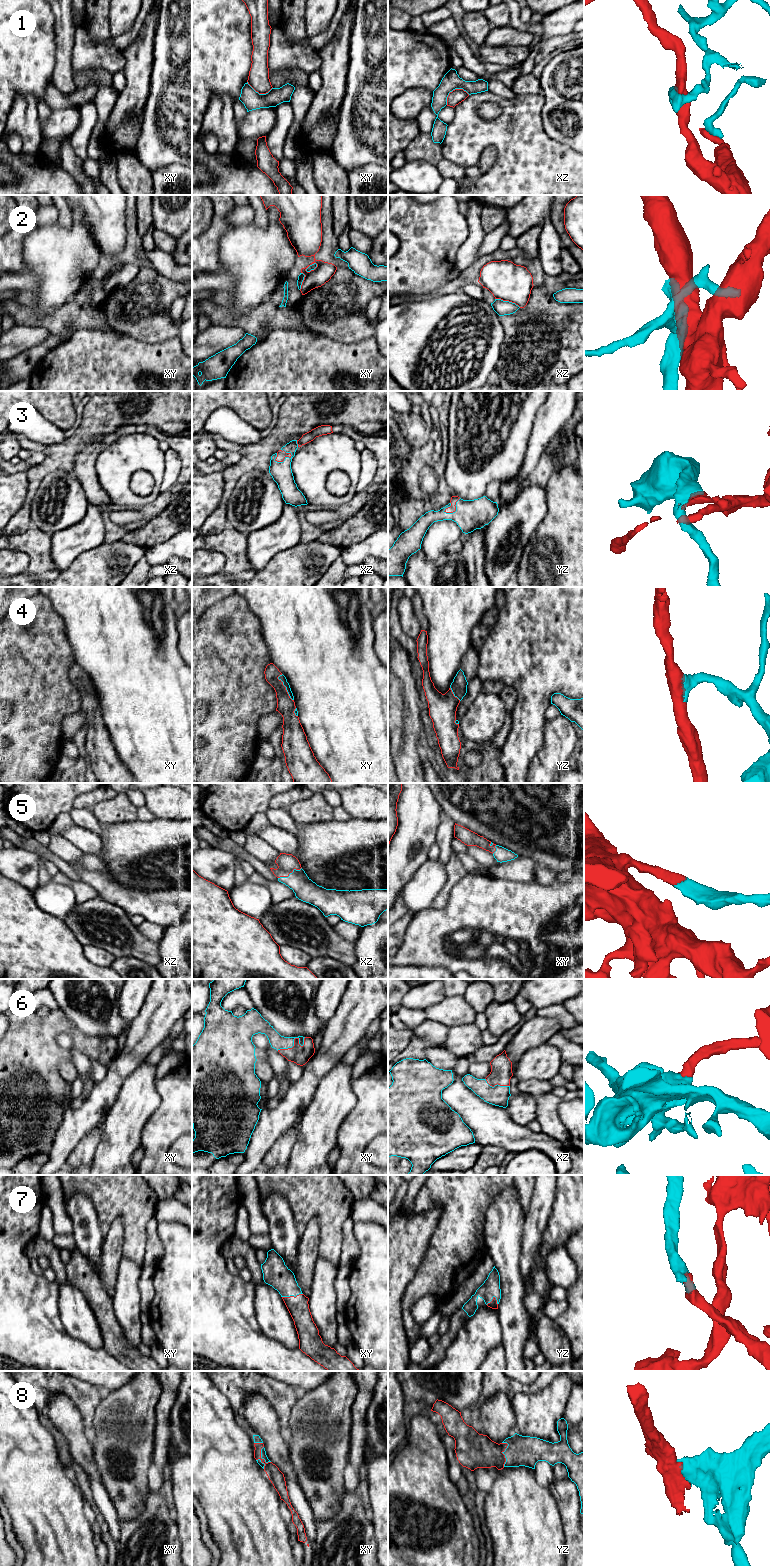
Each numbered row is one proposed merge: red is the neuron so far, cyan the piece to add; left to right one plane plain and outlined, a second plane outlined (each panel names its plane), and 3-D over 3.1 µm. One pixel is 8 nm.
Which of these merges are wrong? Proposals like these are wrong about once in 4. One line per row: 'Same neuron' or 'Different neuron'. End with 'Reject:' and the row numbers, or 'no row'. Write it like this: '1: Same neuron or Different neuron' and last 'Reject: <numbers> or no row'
1: Different neuron
2: Different neuron
3: Same neuron
4: Same neuron
5: Same neuron
6: Same neuron
7: Same neuron
8: Same neuron
Reject: 1, 2

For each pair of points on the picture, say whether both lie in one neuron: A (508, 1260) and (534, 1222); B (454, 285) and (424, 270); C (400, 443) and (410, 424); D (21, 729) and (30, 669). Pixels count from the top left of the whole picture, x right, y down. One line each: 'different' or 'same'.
A: different
B: different
C: different
D: same

